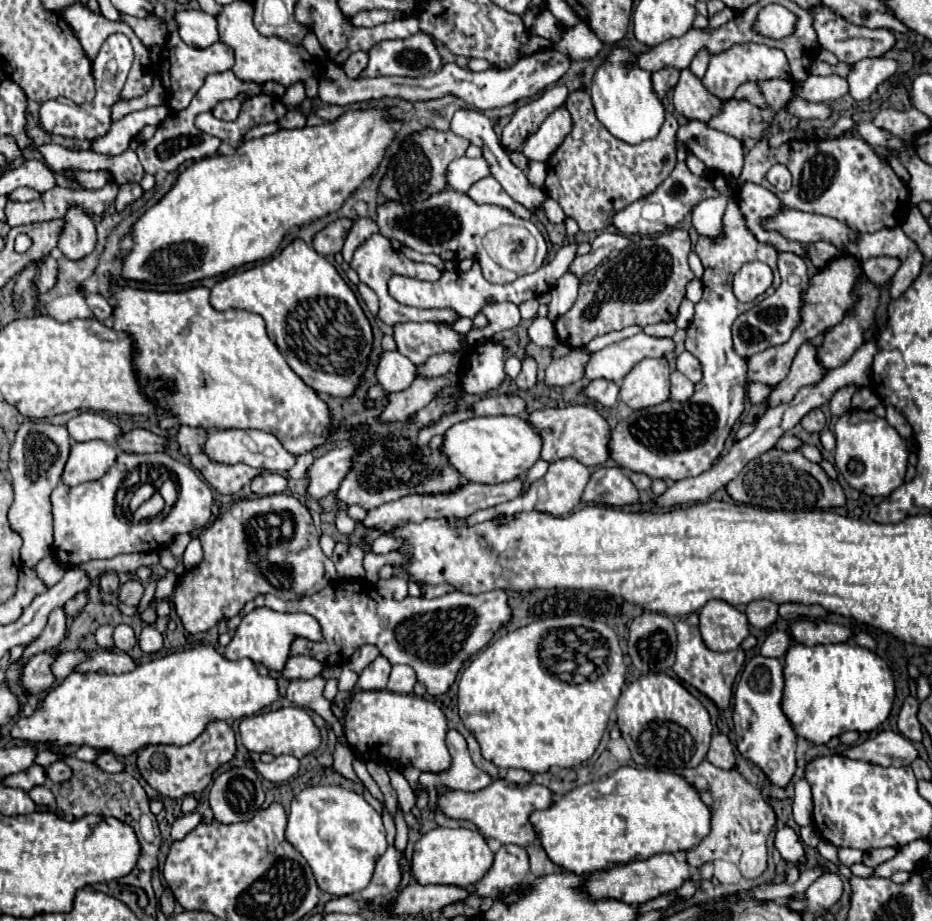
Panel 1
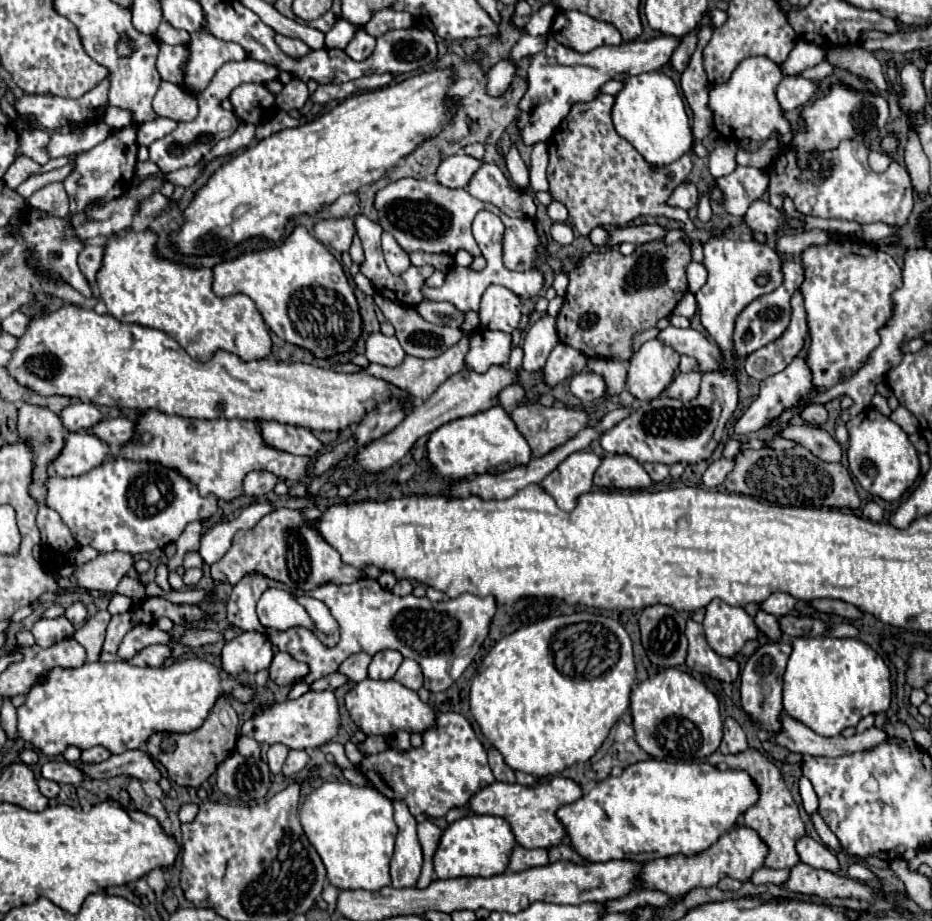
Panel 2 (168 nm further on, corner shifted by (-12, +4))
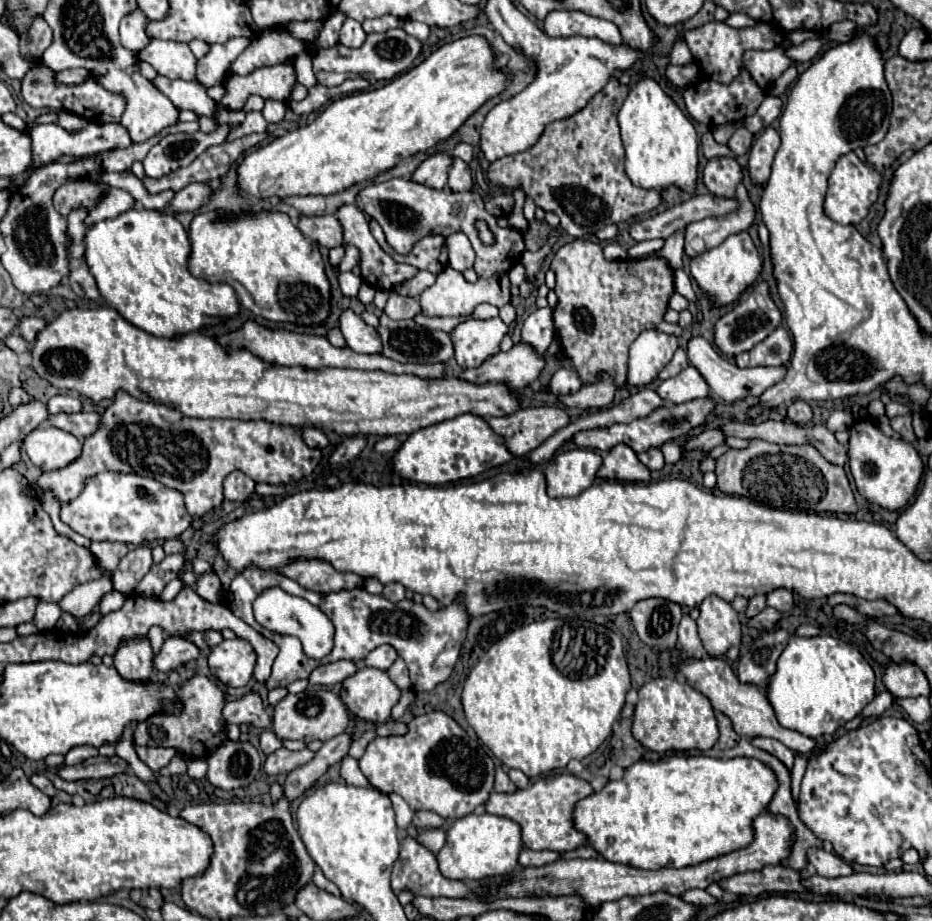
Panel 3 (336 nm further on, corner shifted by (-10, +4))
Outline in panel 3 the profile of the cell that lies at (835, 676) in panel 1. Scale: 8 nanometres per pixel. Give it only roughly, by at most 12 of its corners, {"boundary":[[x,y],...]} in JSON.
{"boundary":[[792,635],[766,693],[782,727],[836,733],[874,699],[858,649]]}

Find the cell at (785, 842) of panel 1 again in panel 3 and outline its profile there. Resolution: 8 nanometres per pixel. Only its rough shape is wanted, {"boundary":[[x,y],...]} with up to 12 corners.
{"boundary":[[818,847],[808,849],[808,863],[822,877],[852,875],[844,859]]}

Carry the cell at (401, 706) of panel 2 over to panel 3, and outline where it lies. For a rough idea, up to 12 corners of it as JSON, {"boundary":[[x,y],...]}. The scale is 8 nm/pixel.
{"boundary":[[360,665],[342,683],[348,711],[386,723],[400,689],[386,671]]}

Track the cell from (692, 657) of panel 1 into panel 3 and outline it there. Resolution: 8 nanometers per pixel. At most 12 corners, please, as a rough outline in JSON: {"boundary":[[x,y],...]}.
{"boundary":[[682,617],[678,643],[686,655],[702,659],[696,621]]}

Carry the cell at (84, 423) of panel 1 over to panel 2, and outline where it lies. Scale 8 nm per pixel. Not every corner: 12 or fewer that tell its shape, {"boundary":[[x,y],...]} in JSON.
{"boundary":[[74,403],[60,411],[68,431],[88,429],[102,415],[92,403]]}

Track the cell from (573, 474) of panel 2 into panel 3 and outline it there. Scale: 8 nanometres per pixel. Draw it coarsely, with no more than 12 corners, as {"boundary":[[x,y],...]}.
{"boundary":[[590,449],[558,453],[546,467],[550,497],[588,489],[602,457]]}

